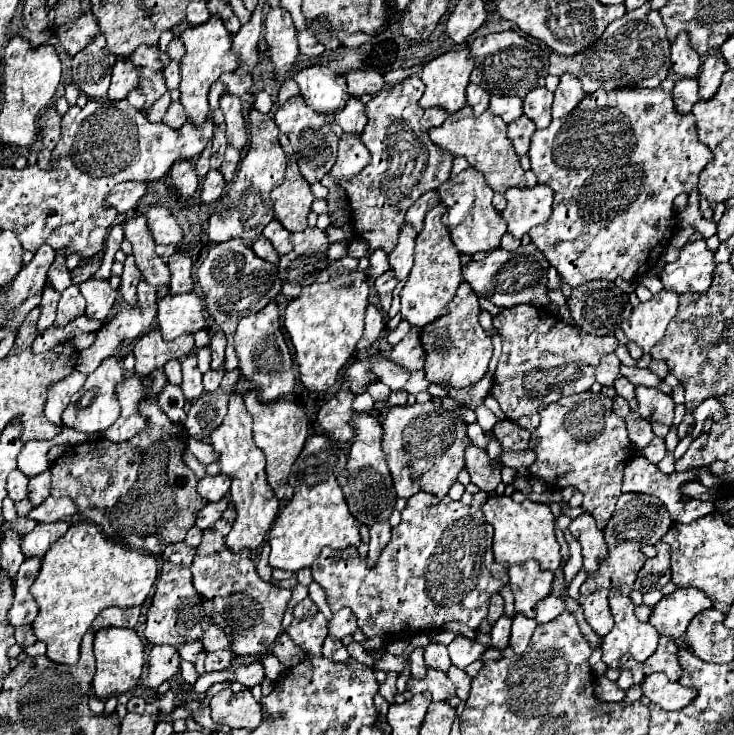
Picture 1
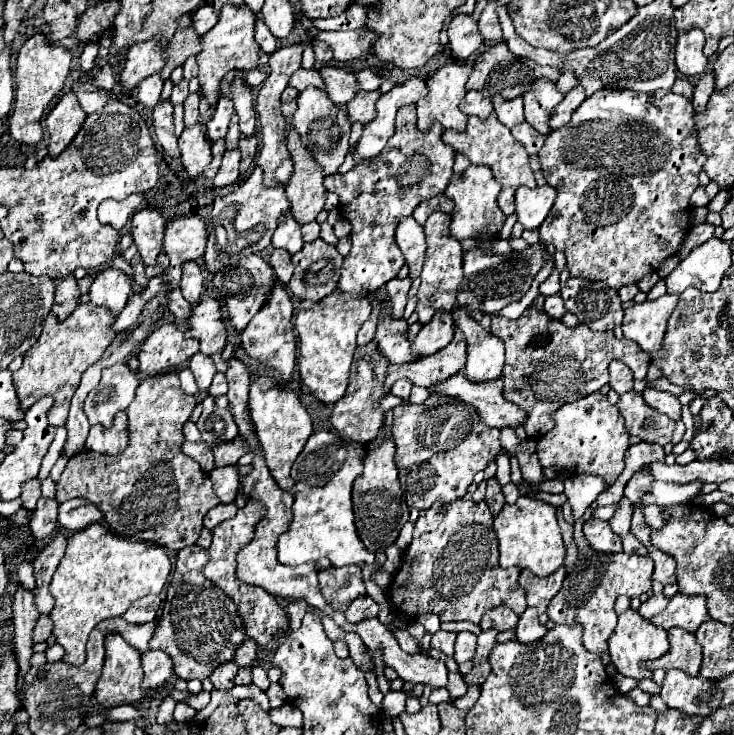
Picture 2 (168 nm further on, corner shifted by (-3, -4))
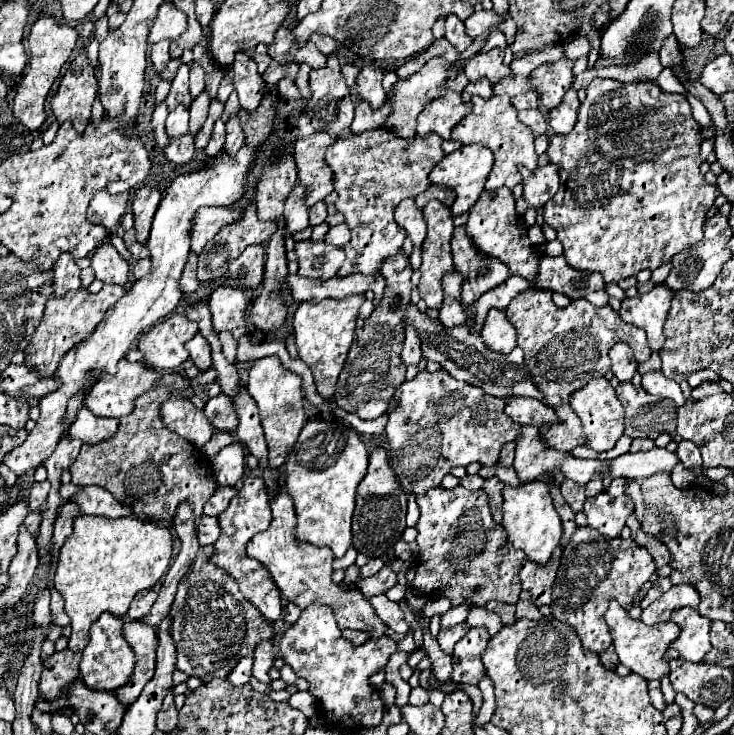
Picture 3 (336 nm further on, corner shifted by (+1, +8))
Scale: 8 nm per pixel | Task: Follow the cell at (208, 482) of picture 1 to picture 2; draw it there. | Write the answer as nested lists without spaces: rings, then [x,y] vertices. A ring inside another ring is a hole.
[[[221,466],[221,468],[213,468],[213,472],[209,474],[211,482],[213,482],[213,490],[219,496],[219,500],[223,504],[235,502],[235,496],[241,488],[239,482],[239,470],[237,466]]]

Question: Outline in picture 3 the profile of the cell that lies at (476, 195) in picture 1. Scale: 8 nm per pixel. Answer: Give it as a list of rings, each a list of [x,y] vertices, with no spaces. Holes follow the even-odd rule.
[[[461,146],[459,150],[455,150],[453,154],[445,156],[433,170],[431,170],[431,182],[436,185],[449,186],[457,198],[451,206],[451,216],[461,216],[465,214],[475,202],[477,198],[483,194],[483,186],[485,186],[485,180],[491,172],[491,166],[493,166],[493,152],[489,152],[489,148],[485,146]]]

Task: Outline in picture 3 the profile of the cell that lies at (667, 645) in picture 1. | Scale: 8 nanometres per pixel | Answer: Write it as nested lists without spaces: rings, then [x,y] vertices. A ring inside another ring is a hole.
[[[693,608],[675,610],[671,614],[671,620],[677,622],[681,628],[679,638],[671,642],[671,648],[675,648],[683,660],[701,662],[703,656],[711,650],[711,644],[709,644],[711,620],[707,620]]]

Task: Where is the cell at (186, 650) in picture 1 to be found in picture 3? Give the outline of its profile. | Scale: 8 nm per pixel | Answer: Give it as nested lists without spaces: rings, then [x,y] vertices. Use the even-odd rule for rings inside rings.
[[[241,658],[239,664],[227,674],[227,680],[231,684],[245,684],[251,678],[251,658]]]

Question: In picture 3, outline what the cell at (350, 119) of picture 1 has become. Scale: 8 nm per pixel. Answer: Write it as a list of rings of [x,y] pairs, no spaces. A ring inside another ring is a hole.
[[[363,68],[355,80],[359,100],[367,100],[371,108],[379,108],[385,102],[385,90],[381,86],[381,78],[383,78],[383,70]]]

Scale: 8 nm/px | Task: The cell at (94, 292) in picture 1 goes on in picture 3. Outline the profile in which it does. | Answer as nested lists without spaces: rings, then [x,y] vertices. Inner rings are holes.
[[[103,244],[95,250],[91,256],[91,268],[95,272],[95,278],[103,284],[127,284],[129,264],[111,244]]]

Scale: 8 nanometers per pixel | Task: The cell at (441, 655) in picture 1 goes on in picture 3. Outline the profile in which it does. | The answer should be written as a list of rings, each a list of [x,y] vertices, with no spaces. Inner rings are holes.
[[[467,604],[453,606],[451,610],[447,610],[447,612],[441,616],[441,630],[443,630],[443,628],[451,628],[453,624],[465,622],[467,614],[469,614],[469,606],[467,606]]]

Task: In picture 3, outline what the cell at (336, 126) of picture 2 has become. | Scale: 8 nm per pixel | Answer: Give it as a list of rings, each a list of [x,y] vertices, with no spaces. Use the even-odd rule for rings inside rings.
[[[335,56],[327,58],[329,64],[321,70],[311,70],[309,74],[309,88],[311,88],[311,98],[307,102],[307,116],[311,118],[313,128],[329,134],[329,136],[339,136],[343,130],[347,130],[353,122],[353,98],[349,94],[349,88],[345,84],[345,78],[341,74],[341,64]]]

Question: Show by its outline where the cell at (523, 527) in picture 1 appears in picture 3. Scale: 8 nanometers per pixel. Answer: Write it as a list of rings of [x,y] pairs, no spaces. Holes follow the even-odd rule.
[[[541,480],[525,482],[519,486],[505,486],[503,490],[503,522],[501,526],[507,530],[507,542],[513,548],[519,548],[525,552],[527,560],[535,564],[547,564],[551,558],[551,552],[561,542],[561,518],[553,508],[547,484]]]

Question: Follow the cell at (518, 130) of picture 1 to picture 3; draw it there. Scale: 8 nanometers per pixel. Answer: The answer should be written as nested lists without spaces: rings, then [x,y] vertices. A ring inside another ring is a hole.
[[[521,110],[519,112],[519,120],[531,128],[533,136],[539,136],[547,130],[547,120],[539,110]]]

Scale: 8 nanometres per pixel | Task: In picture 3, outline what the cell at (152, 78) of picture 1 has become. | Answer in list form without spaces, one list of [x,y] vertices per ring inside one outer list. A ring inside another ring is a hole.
[[[185,134],[181,138],[169,138],[169,144],[165,146],[165,156],[173,162],[173,164],[187,164],[195,154],[195,146],[193,146],[193,136]]]

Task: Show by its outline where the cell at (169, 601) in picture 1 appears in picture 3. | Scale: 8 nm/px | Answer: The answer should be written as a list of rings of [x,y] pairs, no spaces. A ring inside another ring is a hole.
[[[203,546],[183,576],[177,588],[175,602],[171,606],[171,638],[177,650],[177,670],[197,676],[203,682],[213,678],[225,678],[241,656],[251,656],[257,640],[273,638],[273,626],[261,620],[261,614],[249,604],[233,578],[221,568],[207,562],[211,546]]]

